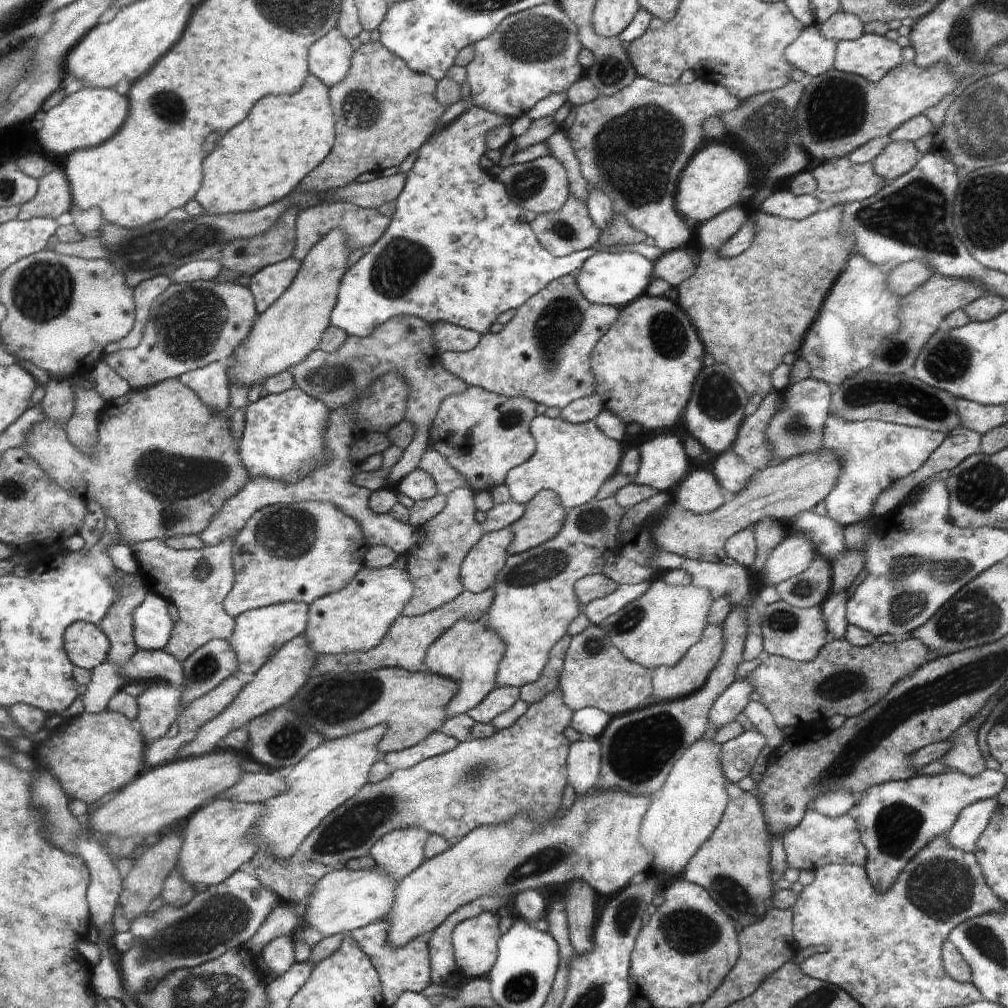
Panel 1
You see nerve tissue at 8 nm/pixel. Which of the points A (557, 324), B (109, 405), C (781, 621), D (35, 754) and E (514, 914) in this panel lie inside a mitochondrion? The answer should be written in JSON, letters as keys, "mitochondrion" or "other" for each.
{"A":"mitochondrion","B":"other","C":"mitochondrion","D":"other","E":"other"}

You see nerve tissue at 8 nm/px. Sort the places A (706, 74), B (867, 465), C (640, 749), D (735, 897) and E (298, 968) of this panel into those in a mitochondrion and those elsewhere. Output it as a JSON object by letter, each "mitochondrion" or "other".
{"A":"other","B":"other","C":"mitochondrion","D":"mitochondrion","E":"other"}

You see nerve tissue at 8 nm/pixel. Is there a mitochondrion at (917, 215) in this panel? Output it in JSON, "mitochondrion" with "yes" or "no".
{"mitochondrion":"yes"}

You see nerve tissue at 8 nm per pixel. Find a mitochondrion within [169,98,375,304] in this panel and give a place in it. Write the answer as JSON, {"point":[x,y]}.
{"point":[240,251]}

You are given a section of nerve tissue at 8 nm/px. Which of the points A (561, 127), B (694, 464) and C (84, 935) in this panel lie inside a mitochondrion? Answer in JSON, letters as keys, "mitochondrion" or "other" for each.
{"A":"other","B":"other","C":"other"}

